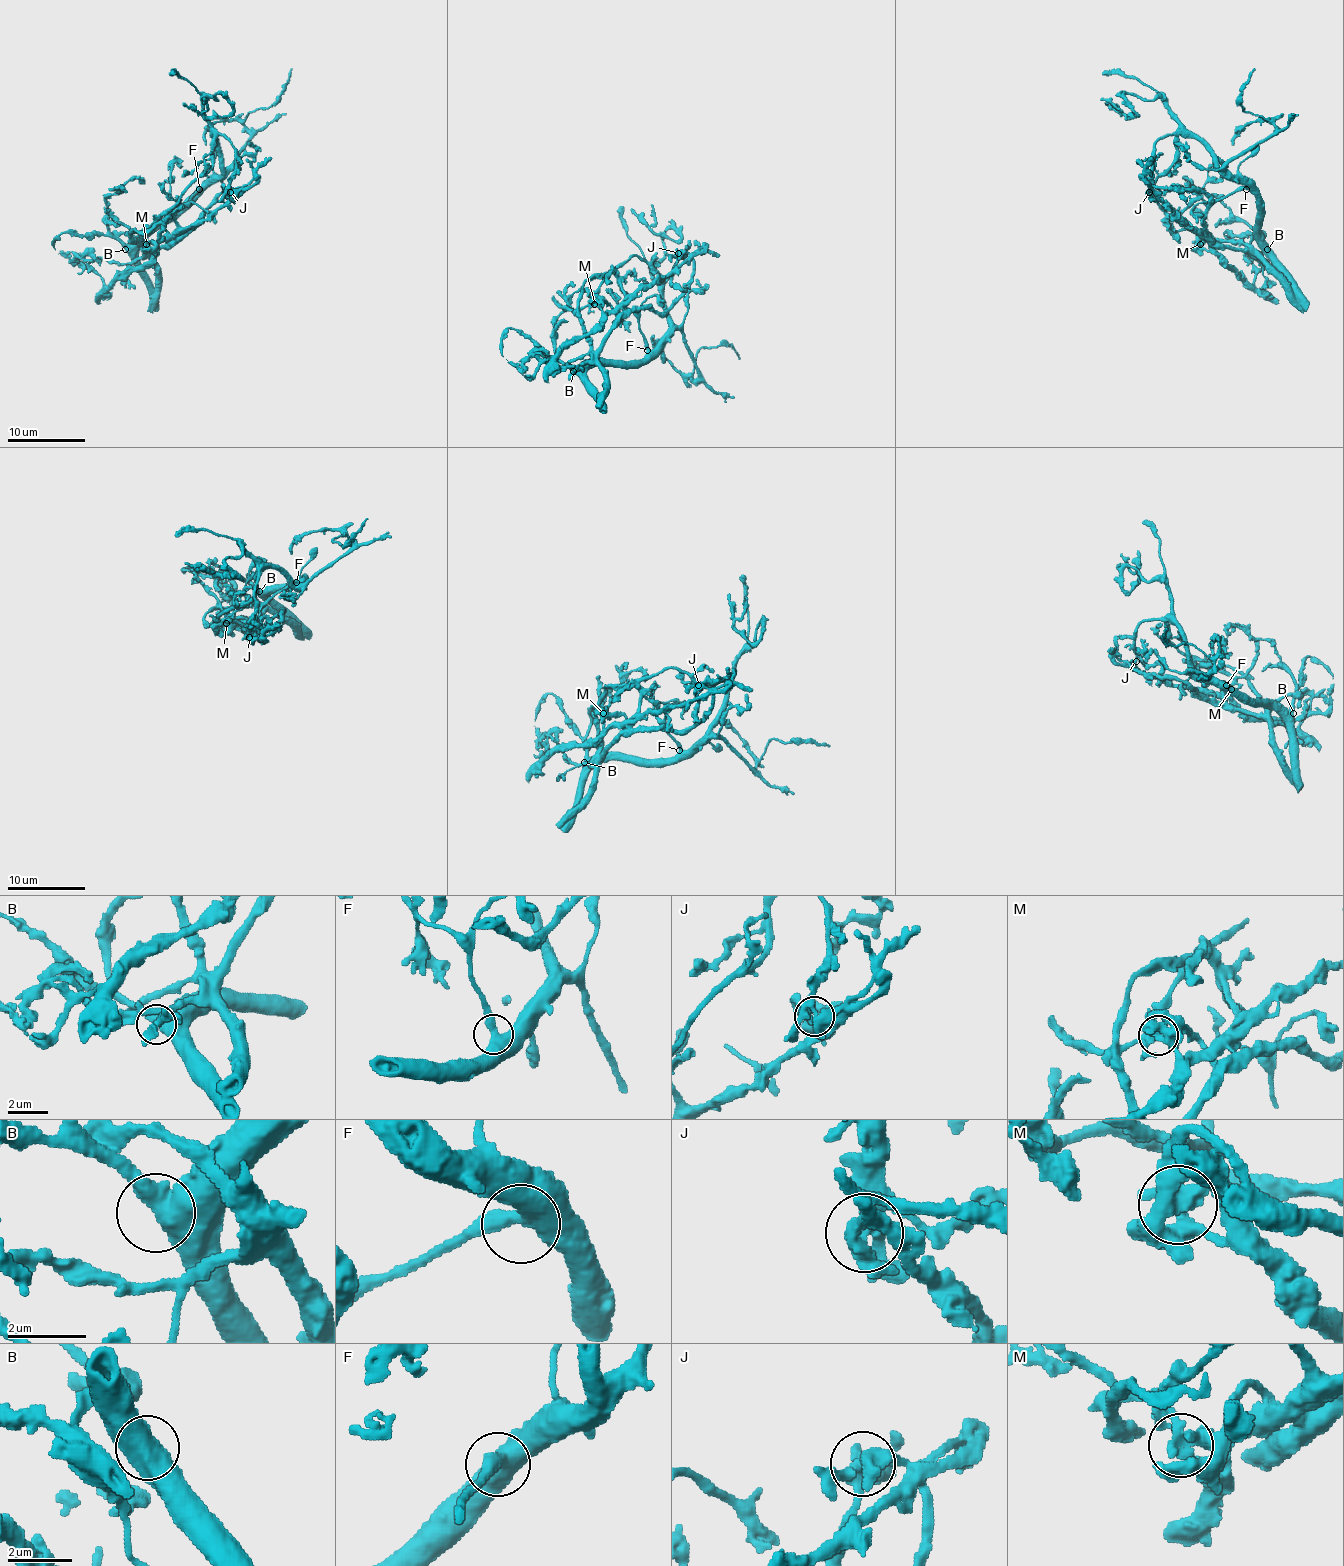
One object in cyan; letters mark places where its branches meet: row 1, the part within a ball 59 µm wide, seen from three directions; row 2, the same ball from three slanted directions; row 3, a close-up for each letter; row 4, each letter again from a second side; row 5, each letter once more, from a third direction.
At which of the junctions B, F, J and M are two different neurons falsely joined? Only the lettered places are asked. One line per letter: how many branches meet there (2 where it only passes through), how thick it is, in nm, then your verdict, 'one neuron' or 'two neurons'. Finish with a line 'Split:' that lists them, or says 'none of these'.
B: 2 | 550 nm | one neuron
F: 2 | 600 nm | one neuron
J: 5 | 320 nm | two neurons
M: 5 | 400 nm | two neurons
Split: J, M

